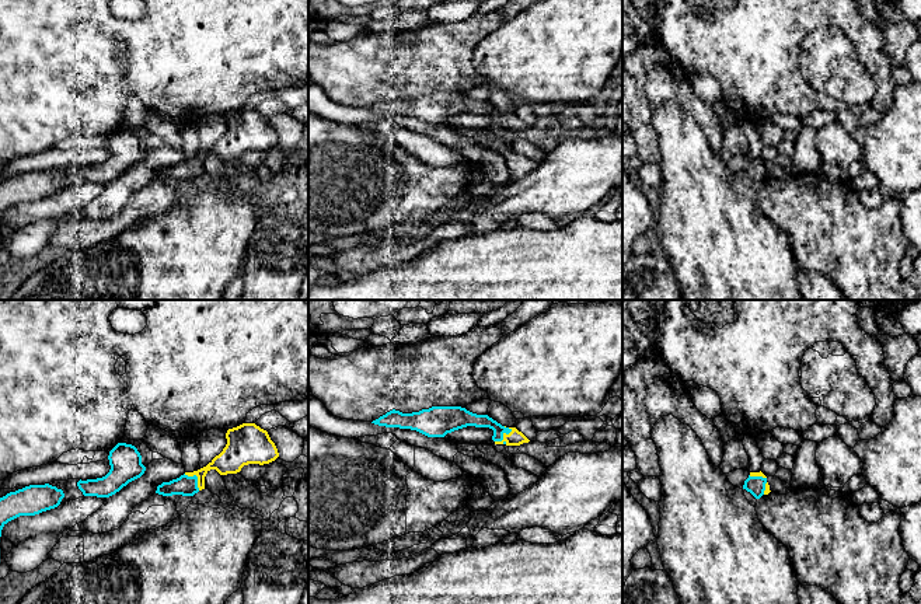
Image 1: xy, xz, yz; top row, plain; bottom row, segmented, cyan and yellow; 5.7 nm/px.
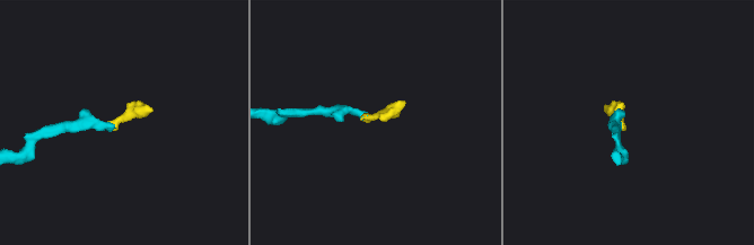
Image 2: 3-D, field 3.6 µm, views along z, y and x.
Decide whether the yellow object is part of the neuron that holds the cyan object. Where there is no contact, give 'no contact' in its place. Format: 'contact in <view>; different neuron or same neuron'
contact in xz; same neuron

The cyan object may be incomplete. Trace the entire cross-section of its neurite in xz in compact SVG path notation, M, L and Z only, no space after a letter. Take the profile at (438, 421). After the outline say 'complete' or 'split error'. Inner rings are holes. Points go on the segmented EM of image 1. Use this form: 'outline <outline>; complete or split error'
outline M432 406L412 413L393 409L371 423L411 429L428 437L444 437L447 433L467 426L489 427L493 430L492 440L495 444L520 446L530 441L516 427L502 426L488 415L477 415L461 406Z; split error

